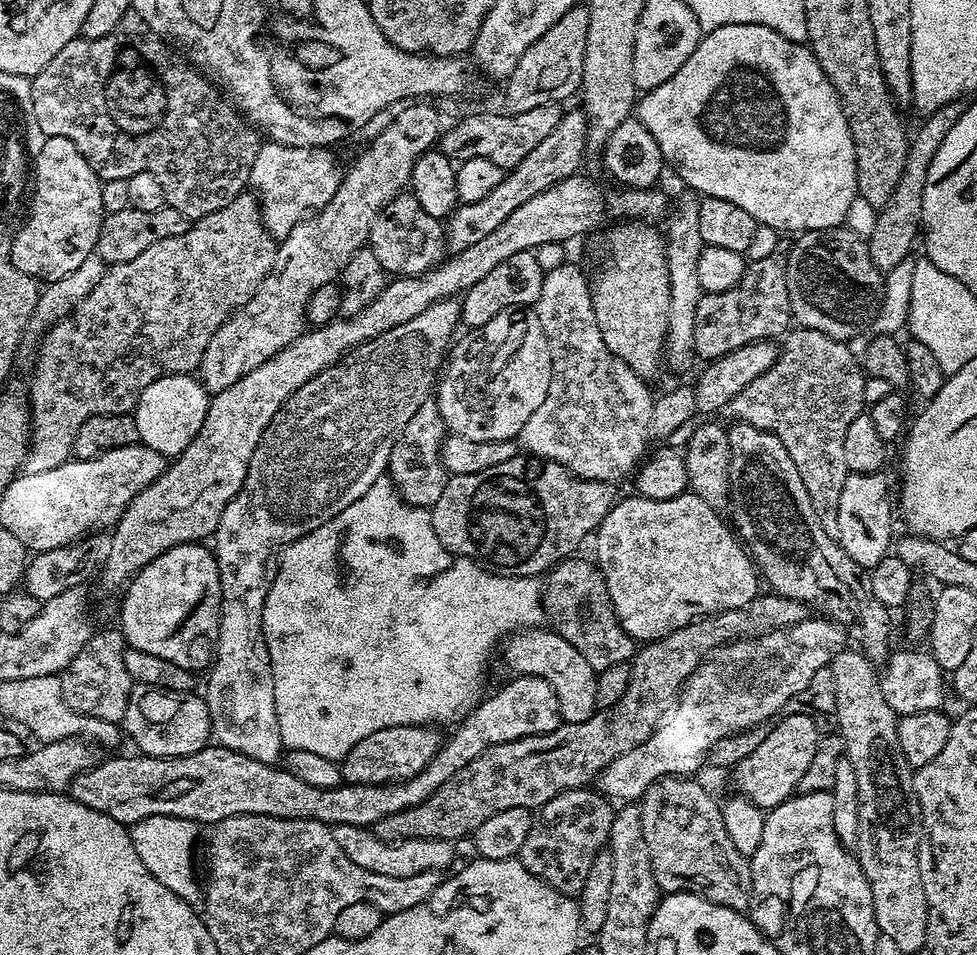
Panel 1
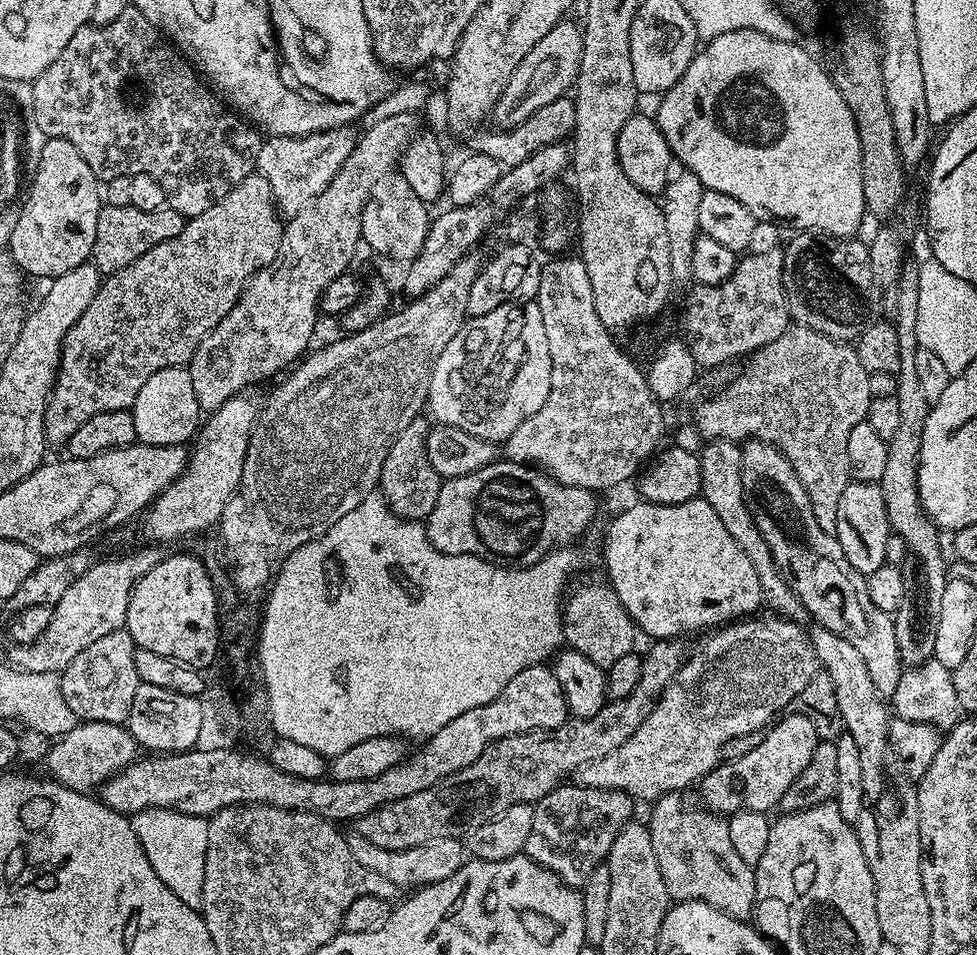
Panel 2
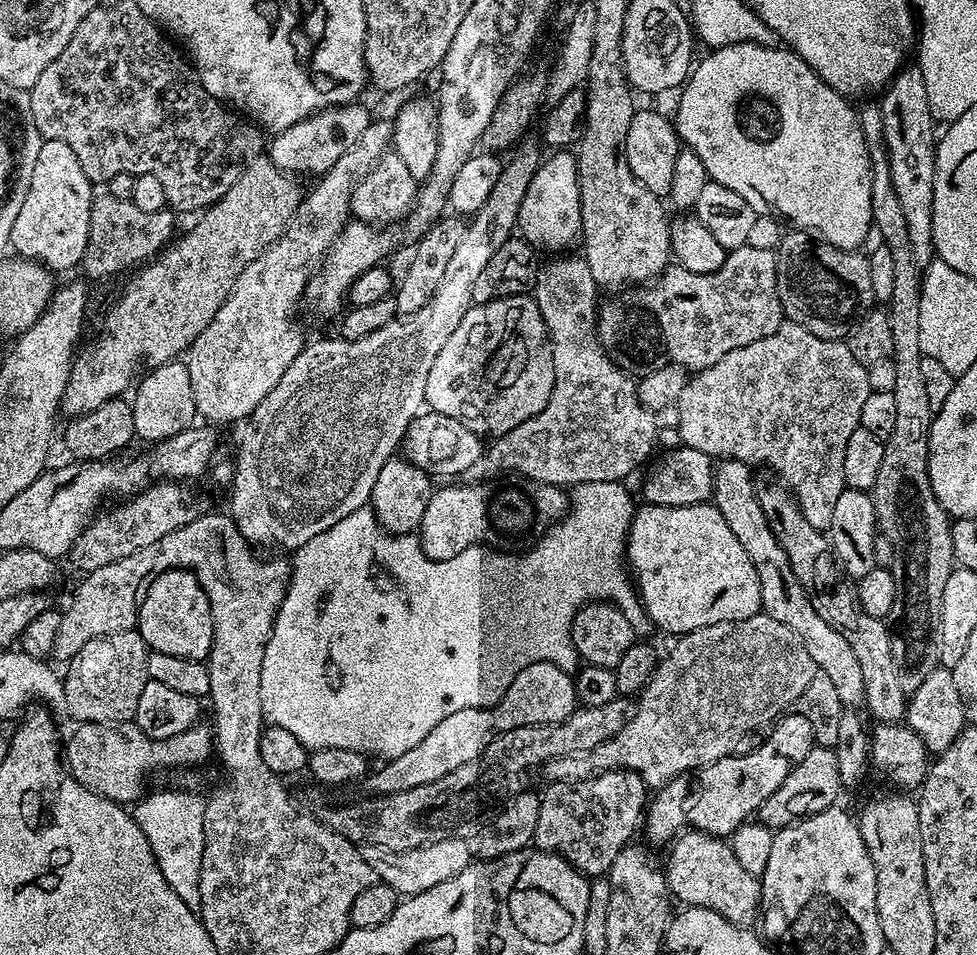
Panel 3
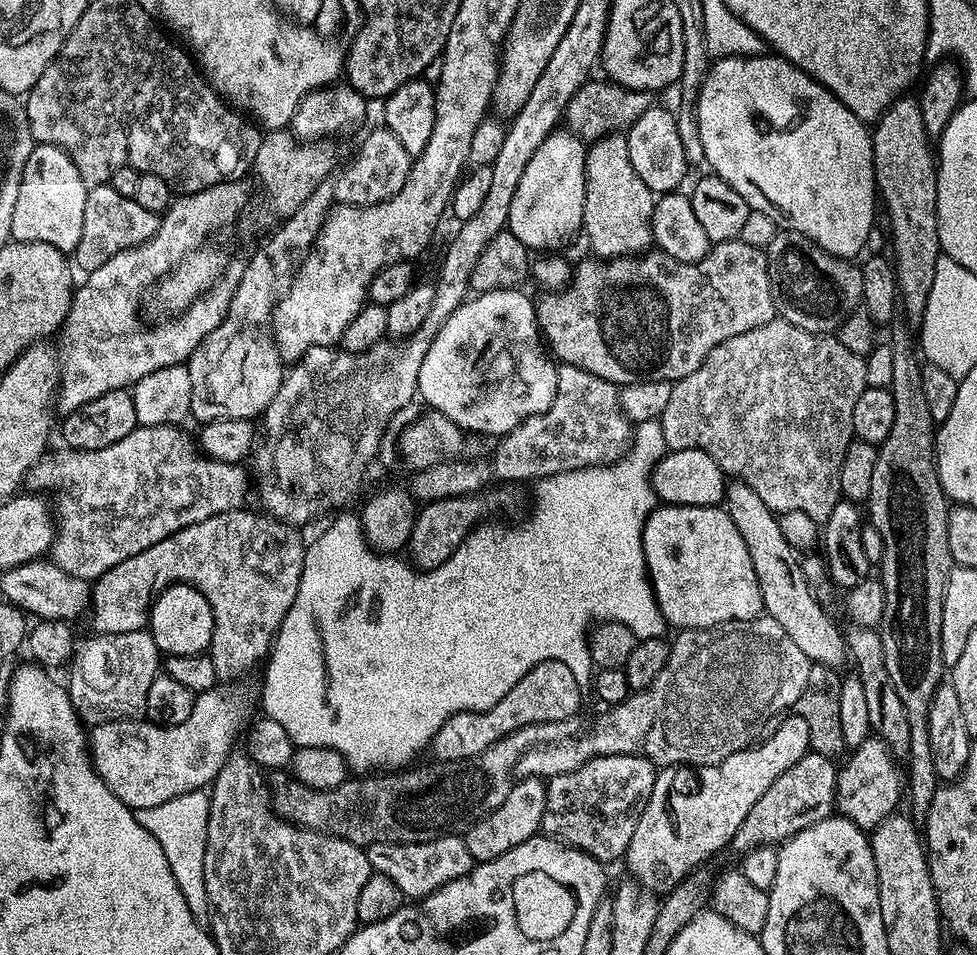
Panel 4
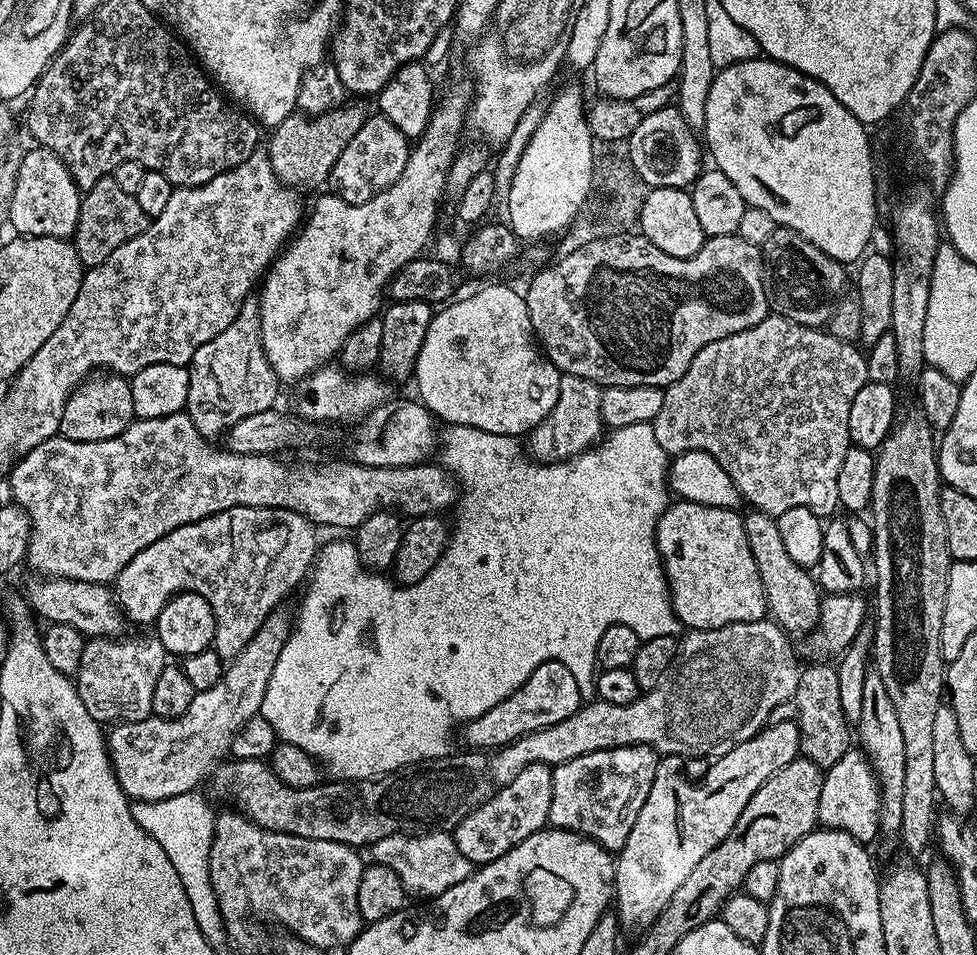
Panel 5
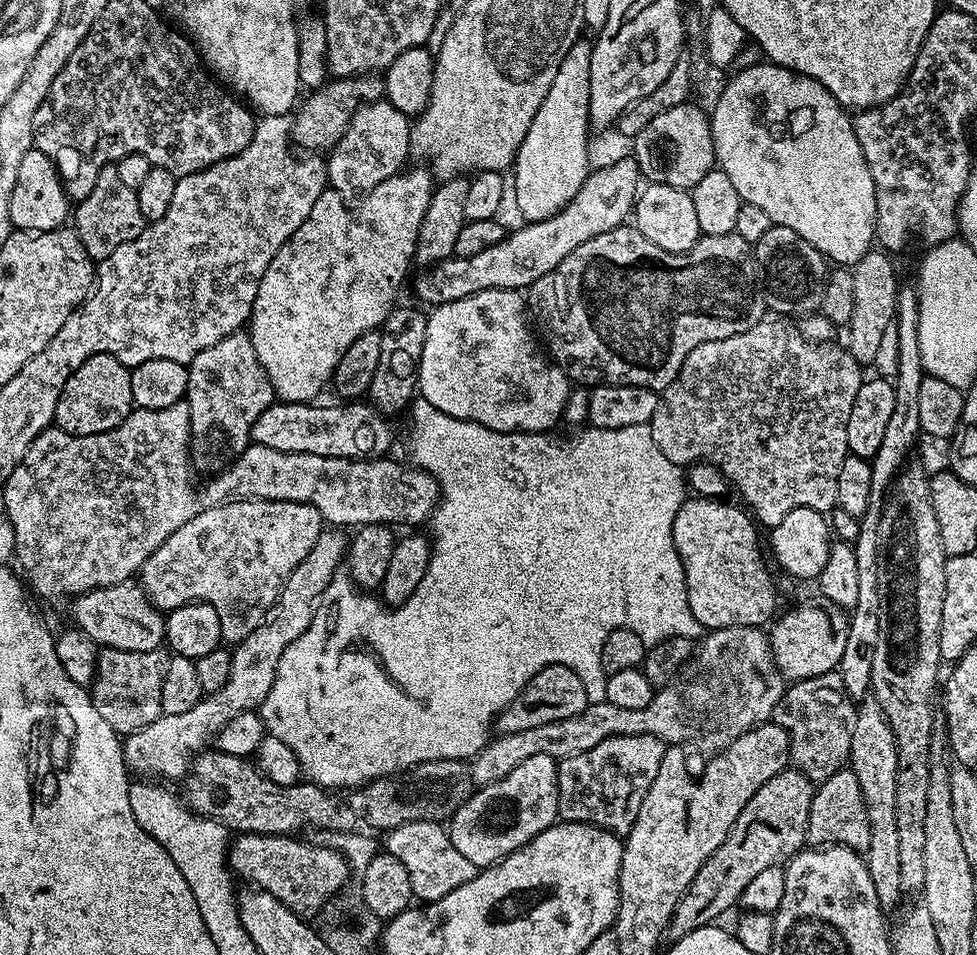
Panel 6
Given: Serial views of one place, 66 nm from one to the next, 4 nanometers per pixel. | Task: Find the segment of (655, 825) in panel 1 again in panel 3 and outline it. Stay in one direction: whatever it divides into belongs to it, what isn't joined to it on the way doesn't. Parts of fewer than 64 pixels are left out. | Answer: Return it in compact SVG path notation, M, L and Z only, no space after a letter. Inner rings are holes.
M685 830L671 841L668 850L668 865L663 865L662 871L668 882L668 891L677 901L681 900L681 905L714 910L714 914L722 914L722 918L726 918L739 928L752 928L755 920L757 923L762 912L759 879L738 863L738 858L734 858L734 850L727 839L710 836L707 832Z

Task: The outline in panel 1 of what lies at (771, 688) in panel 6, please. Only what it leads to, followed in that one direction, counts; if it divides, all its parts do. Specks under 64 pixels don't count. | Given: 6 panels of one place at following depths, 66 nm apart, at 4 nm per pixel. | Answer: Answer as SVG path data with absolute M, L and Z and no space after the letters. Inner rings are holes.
M809 618L801 624L795 624L793 628L762 632L759 636L733 640L731 644L723 644L721 648L717 648L707 660L700 663L694 674L690 674L690 678L680 689L680 699L660 719L654 734L650 734L650 738L646 738L642 746L626 750L626 754L614 758L610 766L601 770L594 781L595 791L613 802L639 801L646 790L654 786L654 782L664 780L667 776L691 777L700 767L703 769L714 742L733 736L736 732L767 725L773 718L779 717L787 709L784 707L788 703L791 705L796 696L802 694L806 686L810 686L810 678L814 678L818 670L829 667L833 656L845 647L846 632L841 625L833 624L827 618L816 619L820 620ZM772 648L780 648L780 672L772 672Z

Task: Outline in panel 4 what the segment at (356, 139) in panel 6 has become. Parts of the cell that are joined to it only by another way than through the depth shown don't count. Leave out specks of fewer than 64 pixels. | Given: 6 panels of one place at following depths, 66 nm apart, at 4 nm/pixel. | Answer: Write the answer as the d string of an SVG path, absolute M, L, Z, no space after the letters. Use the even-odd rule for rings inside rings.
M377 126L361 142L360 149L356 152L356 161L349 168L339 169L333 185L336 194L335 203L357 204L359 208L365 208L367 204L389 200L394 194L398 194L398 190L402 190L402 186L406 186L406 178L412 169L413 159L406 146L402 146L402 142L394 138L389 128Z

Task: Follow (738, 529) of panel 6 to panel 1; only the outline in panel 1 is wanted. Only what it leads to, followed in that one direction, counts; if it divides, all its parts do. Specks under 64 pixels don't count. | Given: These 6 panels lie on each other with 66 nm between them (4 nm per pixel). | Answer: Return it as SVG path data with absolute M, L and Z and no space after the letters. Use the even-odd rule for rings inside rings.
M691 490L666 501L630 494L625 500L623 497L613 504L610 514L606 514L594 533L594 560L606 578L606 590L610 594L614 614L622 630L626 630L633 640L660 640L699 617L714 616L717 612L746 606L746 602L758 595L758 573L748 549L726 523L725 517L723 520L720 516L723 515L717 509L702 502L702 498L698 498Z

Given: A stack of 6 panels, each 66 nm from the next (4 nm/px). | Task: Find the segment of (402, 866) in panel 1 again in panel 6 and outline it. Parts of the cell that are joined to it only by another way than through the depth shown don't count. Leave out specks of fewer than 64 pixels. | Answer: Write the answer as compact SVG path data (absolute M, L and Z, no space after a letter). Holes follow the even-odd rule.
M434 820L422 822L406 822L402 826L393 828L387 833L386 850L402 866L410 877L413 897L420 902L431 902L438 898L446 898L450 890L458 890L458 886L466 886L466 882L473 880L477 873L474 862L469 860L450 842L447 827Z

